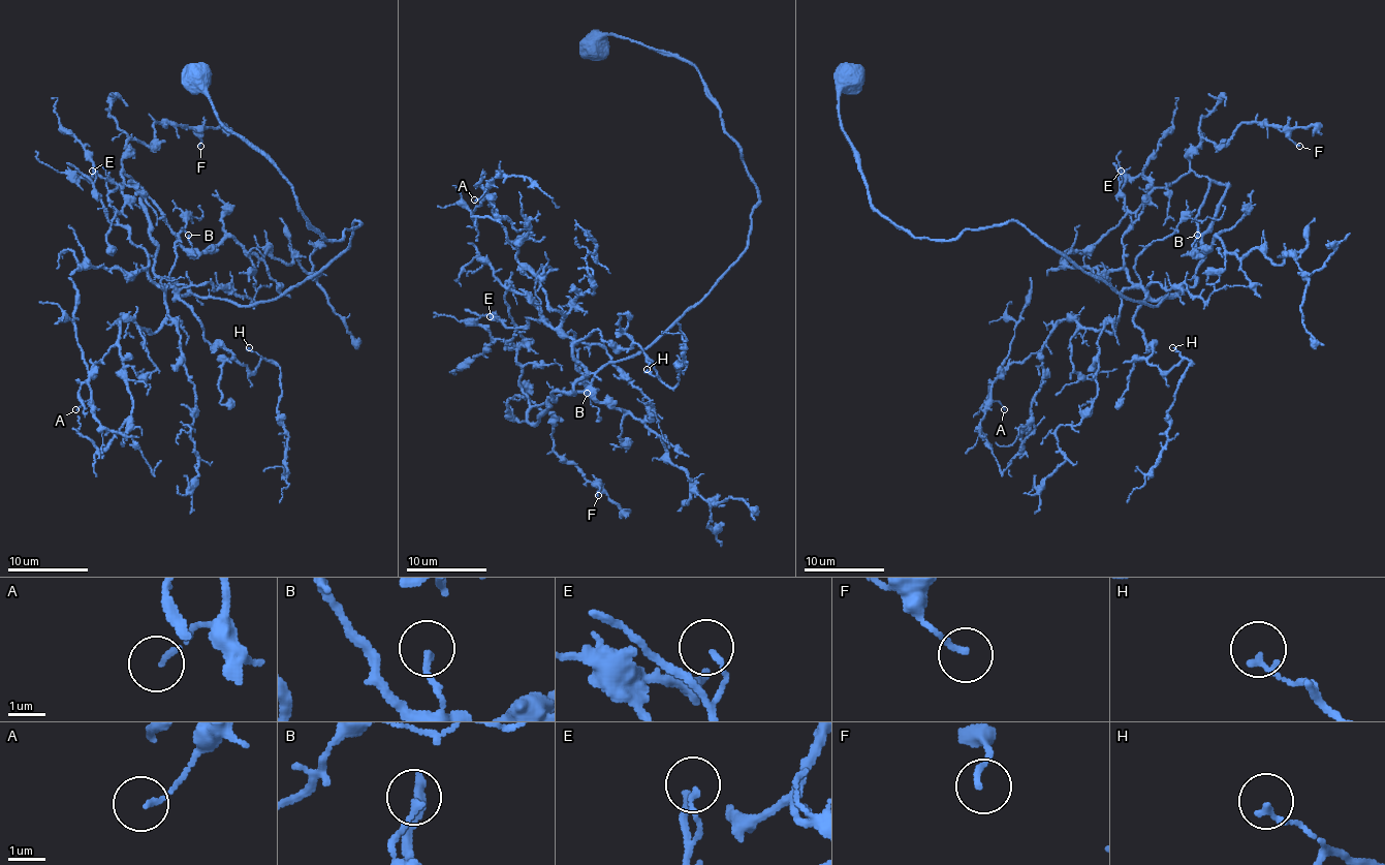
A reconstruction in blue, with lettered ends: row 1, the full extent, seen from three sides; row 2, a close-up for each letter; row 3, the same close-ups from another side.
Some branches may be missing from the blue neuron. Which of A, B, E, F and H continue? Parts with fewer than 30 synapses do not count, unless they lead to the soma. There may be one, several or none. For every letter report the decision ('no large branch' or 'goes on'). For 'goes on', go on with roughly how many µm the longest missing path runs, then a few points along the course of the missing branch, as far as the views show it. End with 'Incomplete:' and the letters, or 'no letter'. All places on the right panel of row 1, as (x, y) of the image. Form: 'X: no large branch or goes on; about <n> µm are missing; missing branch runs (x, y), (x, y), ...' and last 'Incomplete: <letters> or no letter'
A: no large branch
B: no large branch
E: no large branch
F: no large branch
H: no large branch
Incomplete: no letter

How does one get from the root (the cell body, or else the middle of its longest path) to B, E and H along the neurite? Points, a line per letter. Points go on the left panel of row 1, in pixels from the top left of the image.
B: (200, 78), (324, 239), (360, 222), (251, 305), (209, 292), (251, 301), (251, 256), (188, 235)
E: (200, 78), (324, 239), (360, 222), (321, 271), (251, 305), (209, 283), (160, 287), (92, 171)
H: (200, 78), (324, 239), (360, 222), (273, 299), (175, 299), (253, 371), (249, 347)

